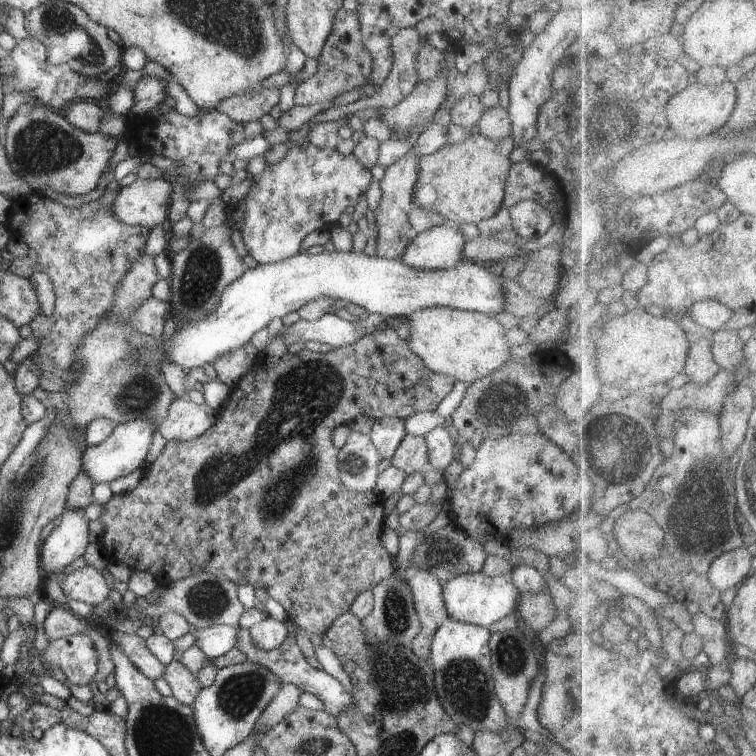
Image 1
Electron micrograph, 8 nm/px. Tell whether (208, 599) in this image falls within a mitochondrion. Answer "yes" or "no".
yes

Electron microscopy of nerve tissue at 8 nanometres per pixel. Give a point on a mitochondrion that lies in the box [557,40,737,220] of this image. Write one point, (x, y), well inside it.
(634, 102)

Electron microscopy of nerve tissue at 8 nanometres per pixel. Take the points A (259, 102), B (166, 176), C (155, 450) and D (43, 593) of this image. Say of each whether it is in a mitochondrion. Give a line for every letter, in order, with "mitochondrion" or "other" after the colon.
A: other
B: other
C: other
D: other

